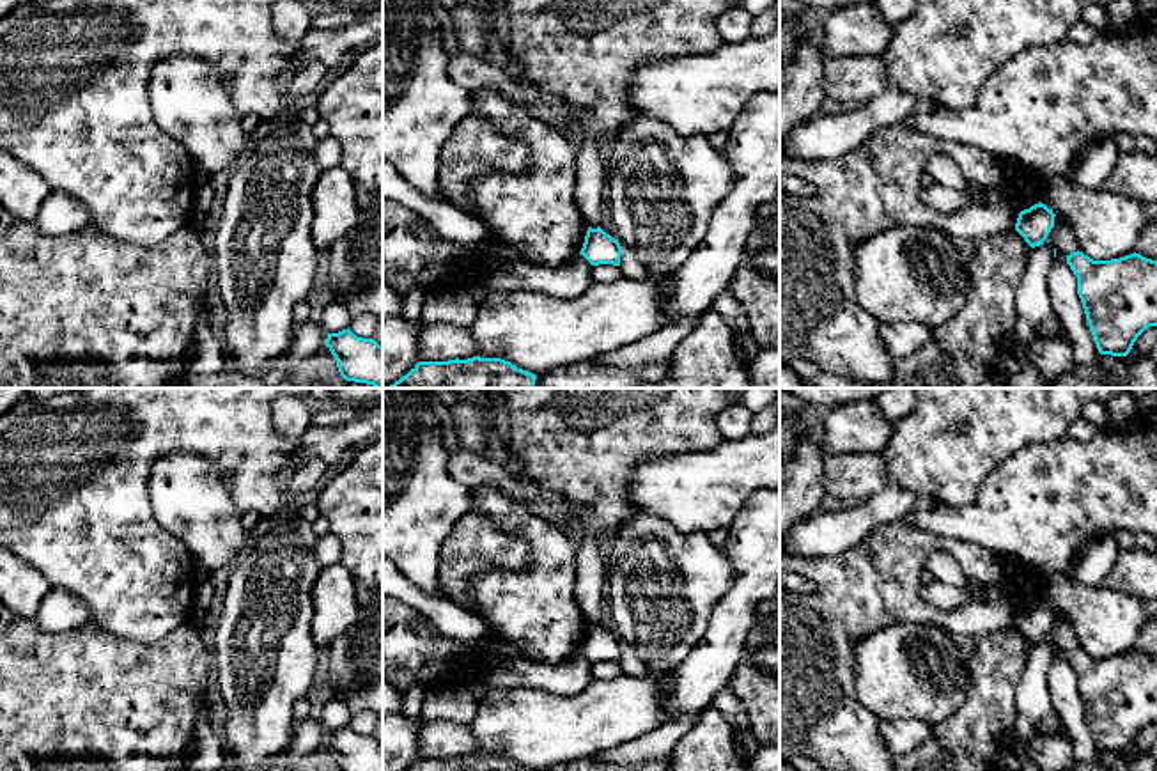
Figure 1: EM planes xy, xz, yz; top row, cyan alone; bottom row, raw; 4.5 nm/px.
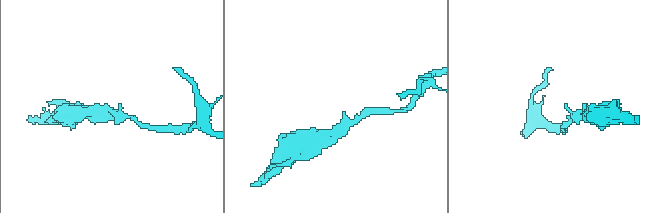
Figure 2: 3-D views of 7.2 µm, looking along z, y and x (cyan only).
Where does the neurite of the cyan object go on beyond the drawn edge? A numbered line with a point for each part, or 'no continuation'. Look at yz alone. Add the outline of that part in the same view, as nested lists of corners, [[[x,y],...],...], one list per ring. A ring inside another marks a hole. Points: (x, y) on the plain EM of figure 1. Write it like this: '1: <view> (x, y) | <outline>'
no continuation

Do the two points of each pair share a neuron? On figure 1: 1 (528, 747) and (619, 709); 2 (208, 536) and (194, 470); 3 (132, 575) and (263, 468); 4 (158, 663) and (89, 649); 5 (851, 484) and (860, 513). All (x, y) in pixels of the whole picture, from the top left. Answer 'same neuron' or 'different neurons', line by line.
1: same neuron
2: same neuron
3: same neuron
4: same neuron
5: different neurons

